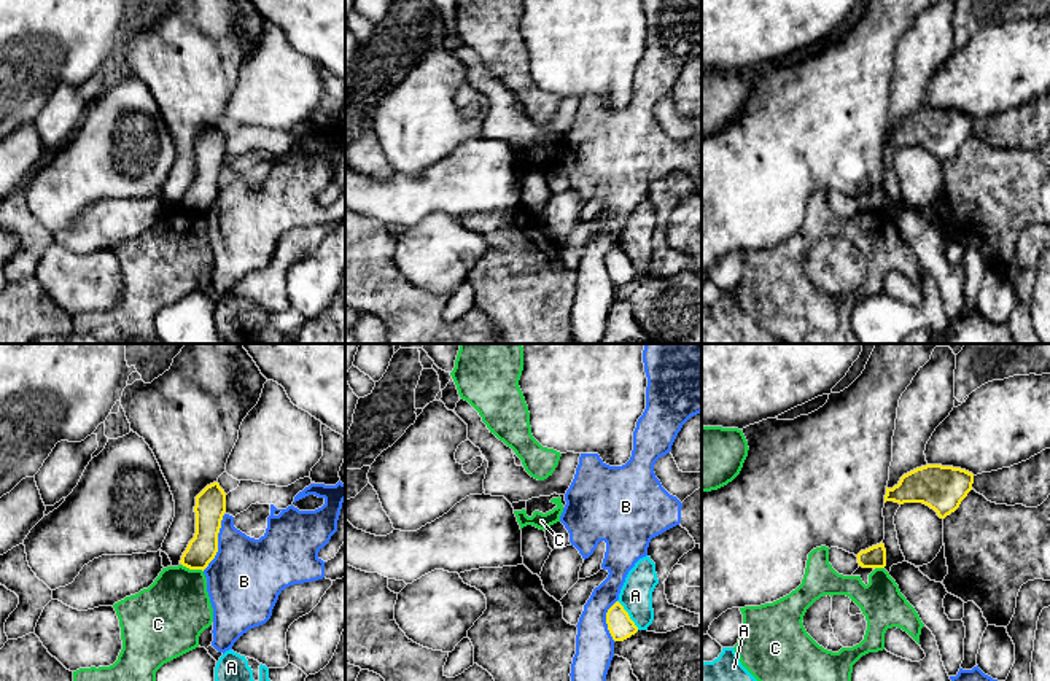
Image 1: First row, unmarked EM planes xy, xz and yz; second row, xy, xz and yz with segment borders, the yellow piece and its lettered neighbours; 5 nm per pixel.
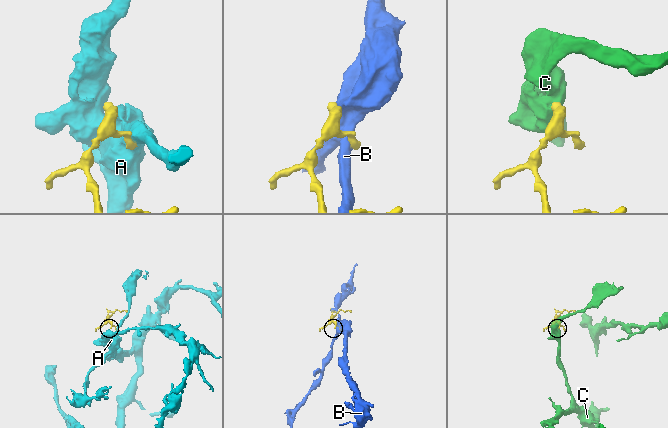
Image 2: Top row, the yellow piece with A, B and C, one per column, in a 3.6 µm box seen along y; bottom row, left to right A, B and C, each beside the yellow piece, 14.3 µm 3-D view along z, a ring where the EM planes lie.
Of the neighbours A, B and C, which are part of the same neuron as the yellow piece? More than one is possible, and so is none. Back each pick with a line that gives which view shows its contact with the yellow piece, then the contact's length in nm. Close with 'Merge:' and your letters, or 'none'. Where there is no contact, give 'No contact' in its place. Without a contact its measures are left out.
Merge: none

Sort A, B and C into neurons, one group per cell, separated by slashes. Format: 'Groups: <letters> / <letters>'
Groups: A / B / C

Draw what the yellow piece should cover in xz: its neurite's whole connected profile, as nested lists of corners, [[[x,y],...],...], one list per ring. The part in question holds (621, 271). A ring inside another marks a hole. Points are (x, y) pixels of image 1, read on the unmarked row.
[[[619,245],[608,253],[606,267],[614,285],[624,285],[638,275],[638,270]]]

